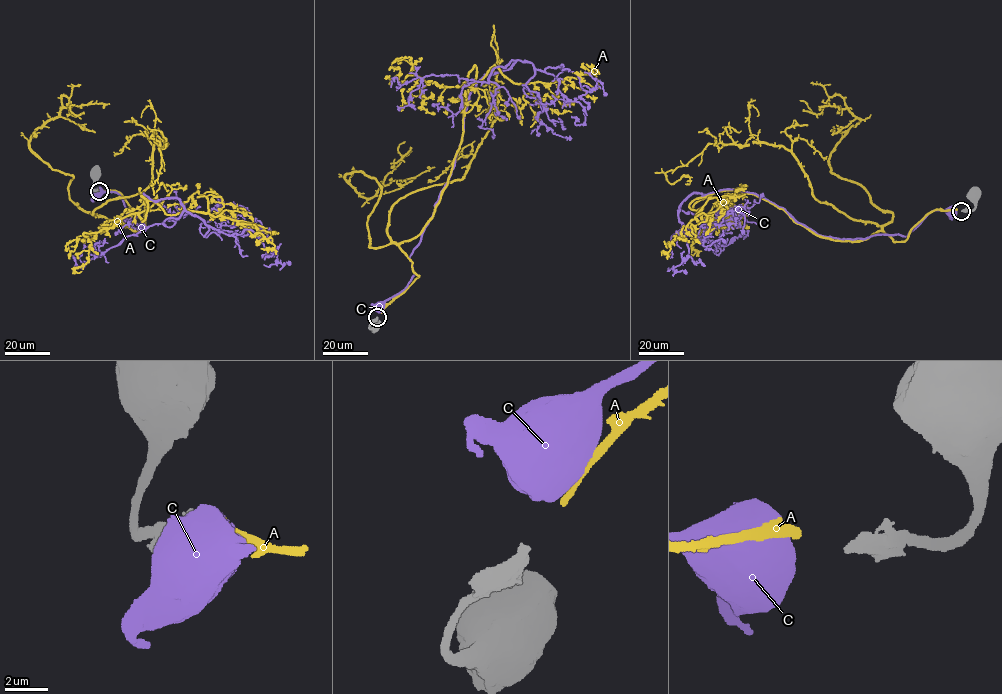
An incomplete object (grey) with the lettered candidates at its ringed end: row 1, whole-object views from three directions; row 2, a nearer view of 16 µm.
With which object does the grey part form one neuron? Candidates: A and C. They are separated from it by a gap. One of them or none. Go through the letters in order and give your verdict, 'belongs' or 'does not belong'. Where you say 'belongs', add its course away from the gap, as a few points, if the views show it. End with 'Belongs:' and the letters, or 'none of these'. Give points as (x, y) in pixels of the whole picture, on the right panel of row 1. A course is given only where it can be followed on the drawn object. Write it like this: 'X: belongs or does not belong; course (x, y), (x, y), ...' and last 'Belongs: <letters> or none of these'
A: belongs; course (957, 210), (931, 211), (904, 241), (834, 240), (722, 190), (696, 197), (663, 250)
C: does not belong
Belongs: A

